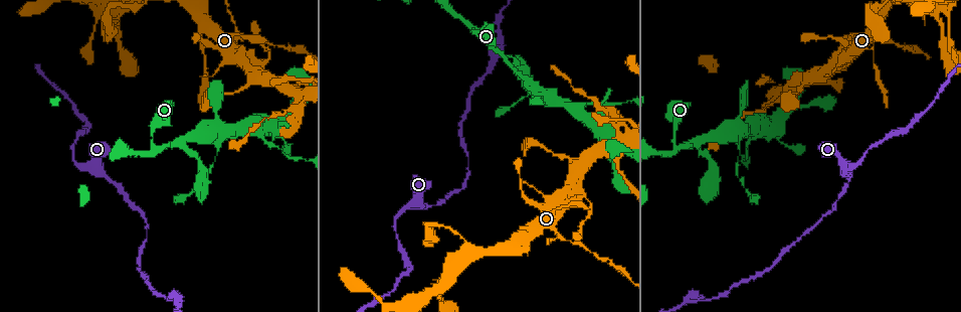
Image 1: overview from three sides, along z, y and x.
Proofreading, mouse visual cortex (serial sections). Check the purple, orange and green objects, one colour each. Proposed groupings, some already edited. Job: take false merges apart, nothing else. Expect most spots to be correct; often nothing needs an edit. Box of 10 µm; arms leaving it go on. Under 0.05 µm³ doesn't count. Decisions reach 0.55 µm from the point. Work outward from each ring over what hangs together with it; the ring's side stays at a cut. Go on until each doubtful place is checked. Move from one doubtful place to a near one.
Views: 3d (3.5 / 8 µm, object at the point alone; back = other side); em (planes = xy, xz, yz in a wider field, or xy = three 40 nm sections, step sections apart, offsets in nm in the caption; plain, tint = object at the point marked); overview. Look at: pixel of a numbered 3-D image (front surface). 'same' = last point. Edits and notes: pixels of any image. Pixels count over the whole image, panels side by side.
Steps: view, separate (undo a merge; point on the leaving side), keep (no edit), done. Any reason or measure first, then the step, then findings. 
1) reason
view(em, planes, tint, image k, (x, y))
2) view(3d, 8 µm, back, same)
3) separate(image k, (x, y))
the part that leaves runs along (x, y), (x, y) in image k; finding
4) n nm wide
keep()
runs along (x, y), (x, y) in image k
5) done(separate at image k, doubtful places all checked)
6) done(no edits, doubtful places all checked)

three arms meet
view(3d, 8 µm, image 1, (85, 169))

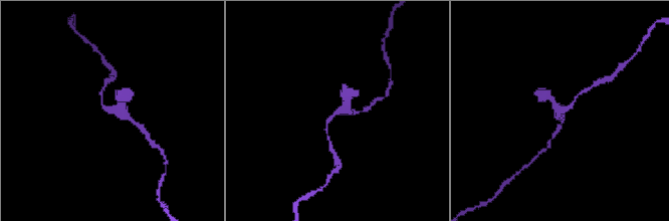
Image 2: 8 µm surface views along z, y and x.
view(3d, 3.5 µm, same)

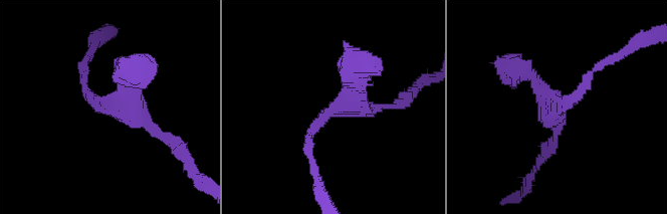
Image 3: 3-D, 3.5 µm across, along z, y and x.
3 arms; arms of 150, 200, 250 nm; now the EM
view(em, xy, step 5, tint, image 3, (328, 114))

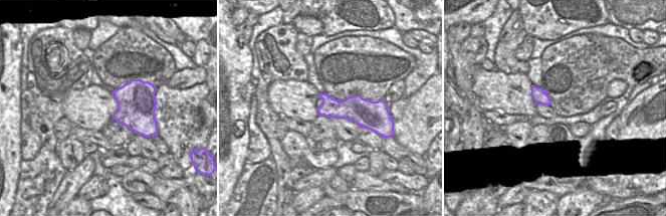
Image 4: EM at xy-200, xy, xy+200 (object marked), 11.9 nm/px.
keep()
runs along (355, 77), (355, 102), (314, 126), (308, 154) in image 3; all the same cell

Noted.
thin neck
view(3d, 3.5 µm, image 1, (112, 182))

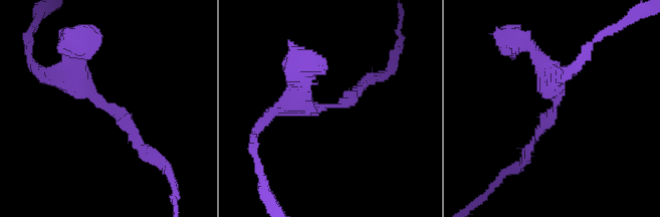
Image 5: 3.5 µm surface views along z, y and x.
arms of 150, 350 nm
view(em, planes, tint, image 5, (108, 109))

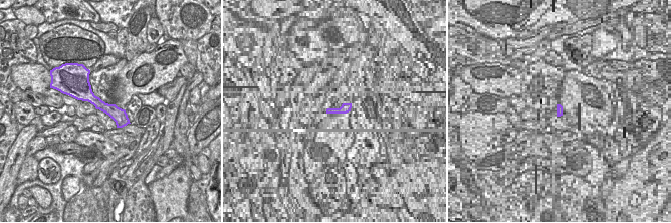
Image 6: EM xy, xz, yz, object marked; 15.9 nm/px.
keep()
continuous, no second cell

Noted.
arms part here
view(3d, 3.5 µm, back, image 1, (152, 144))

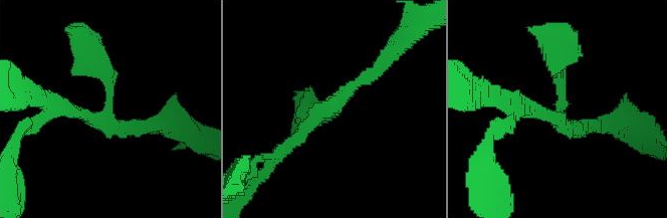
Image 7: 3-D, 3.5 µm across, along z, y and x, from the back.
3 arms; arms of 200, 200, 250 nm
view(em, planes, tint, image 7, (331, 111))

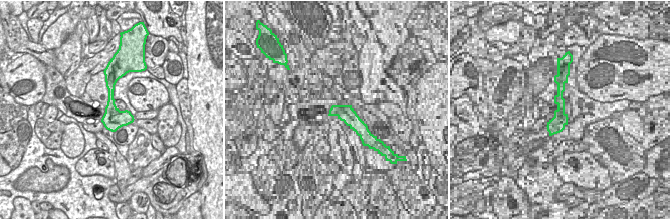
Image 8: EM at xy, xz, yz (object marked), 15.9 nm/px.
keep()
runs along (553, 51), (559, 116), (517, 110) in image 7; one cell here

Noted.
branch point
view(3d, 8 µm, image 1, (615, 115))

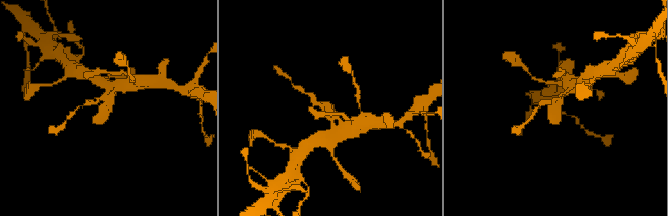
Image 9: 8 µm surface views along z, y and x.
need the tissue
view(em, planes, tint, same)

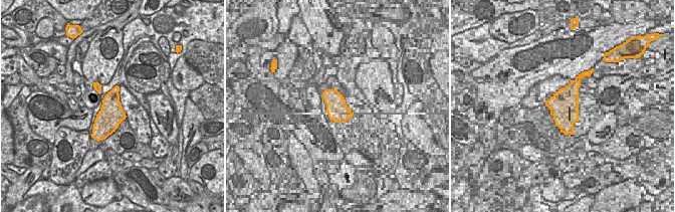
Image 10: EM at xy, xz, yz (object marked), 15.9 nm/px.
keep()
one cell here

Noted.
done(no edits, doubtful places all checked)

